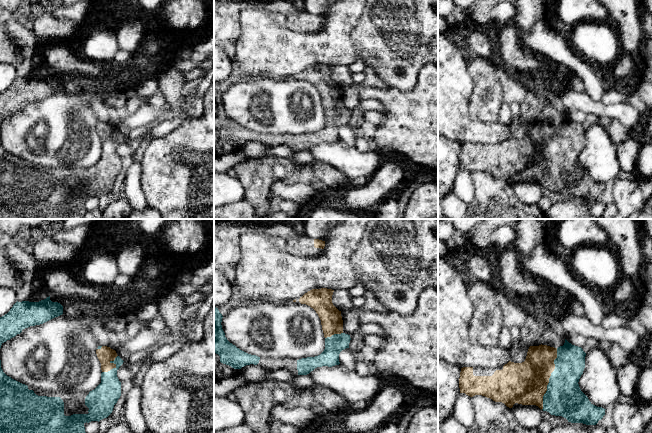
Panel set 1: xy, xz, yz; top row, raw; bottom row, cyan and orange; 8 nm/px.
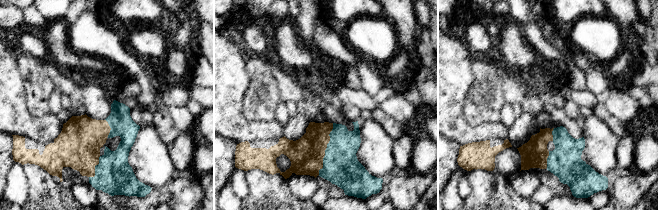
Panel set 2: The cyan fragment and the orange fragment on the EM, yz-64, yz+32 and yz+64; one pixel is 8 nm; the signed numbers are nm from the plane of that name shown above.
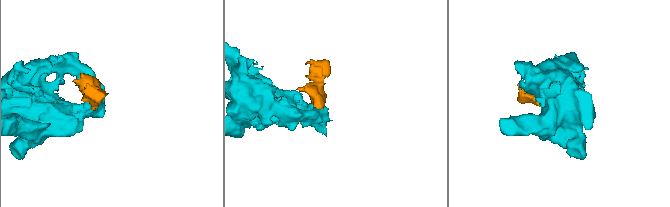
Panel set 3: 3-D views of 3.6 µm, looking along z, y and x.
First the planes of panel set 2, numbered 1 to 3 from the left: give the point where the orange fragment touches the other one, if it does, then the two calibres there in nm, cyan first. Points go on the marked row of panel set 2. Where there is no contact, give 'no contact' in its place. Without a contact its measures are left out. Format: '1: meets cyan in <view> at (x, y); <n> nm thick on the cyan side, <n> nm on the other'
1: meets cyan in yz-64 at (95, 168); 300 nm thick on the cyan side, 360 nm on the other
2: meets cyan in yz+32 at (326, 149); 300 nm thick on the cyan side, 280 nm on the other
3: meets cyan in yz+64 at (547, 159); 260 nm thick on the cyan side, 220 nm on the other

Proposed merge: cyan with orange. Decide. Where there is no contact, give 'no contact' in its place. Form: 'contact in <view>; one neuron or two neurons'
contact in yz; one neuron

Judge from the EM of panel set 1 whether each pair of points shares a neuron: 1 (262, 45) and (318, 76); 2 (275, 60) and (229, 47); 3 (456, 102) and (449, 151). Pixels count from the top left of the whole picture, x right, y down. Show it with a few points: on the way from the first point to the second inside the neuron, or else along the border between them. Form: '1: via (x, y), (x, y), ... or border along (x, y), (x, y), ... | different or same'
1: border along (328, 64), (312, 64), (299, 73) | different
2: border along (240, 25), (240, 35), (236, 42), (233, 59) | different
3: border along (448, 138), (454, 139), (460, 144) | different

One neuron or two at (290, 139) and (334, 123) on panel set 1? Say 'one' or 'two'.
one

